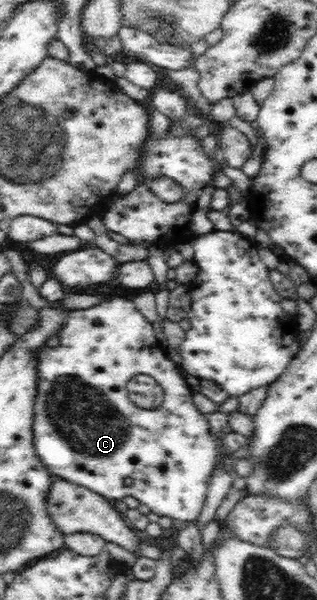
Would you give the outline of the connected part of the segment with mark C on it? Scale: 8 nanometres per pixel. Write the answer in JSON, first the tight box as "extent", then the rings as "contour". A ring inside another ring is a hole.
{"extent":[33,296,220,523],"contour":[[[104,296],[104,301],[100,304],[94,305],[87,309],[76,309],[72,311],[70,318],[67,319],[67,325],[59,331],[59,345],[56,347],[44,346],[39,351],[39,385],[38,395],[35,399],[34,405],[34,419],[33,419],[33,445],[38,454],[38,458],[42,464],[46,466],[53,476],[62,478],[65,481],[82,486],[102,495],[108,501],[122,500],[122,497],[132,496],[136,498],[140,504],[148,505],[151,513],[156,513],[156,518],[166,515],[172,519],[180,521],[195,523],[198,515],[202,512],[202,505],[206,500],[206,489],[208,489],[208,477],[212,477],[214,467],[220,463],[220,443],[214,435],[210,435],[210,427],[206,423],[206,417],[202,413],[196,411],[193,403],[193,393],[190,390],[186,380],[182,378],[182,374],[178,372],[178,366],[175,365],[162,345],[158,343],[158,339],[154,337],[154,329],[152,324],[144,318],[144,315],[136,308],[132,297],[125,296]],[[146,375],[154,378],[158,386],[162,388],[164,395],[164,403],[158,409],[143,409],[129,400],[127,393],[127,384],[135,376]],[[130,477],[132,485],[126,487],[124,479]]]}

